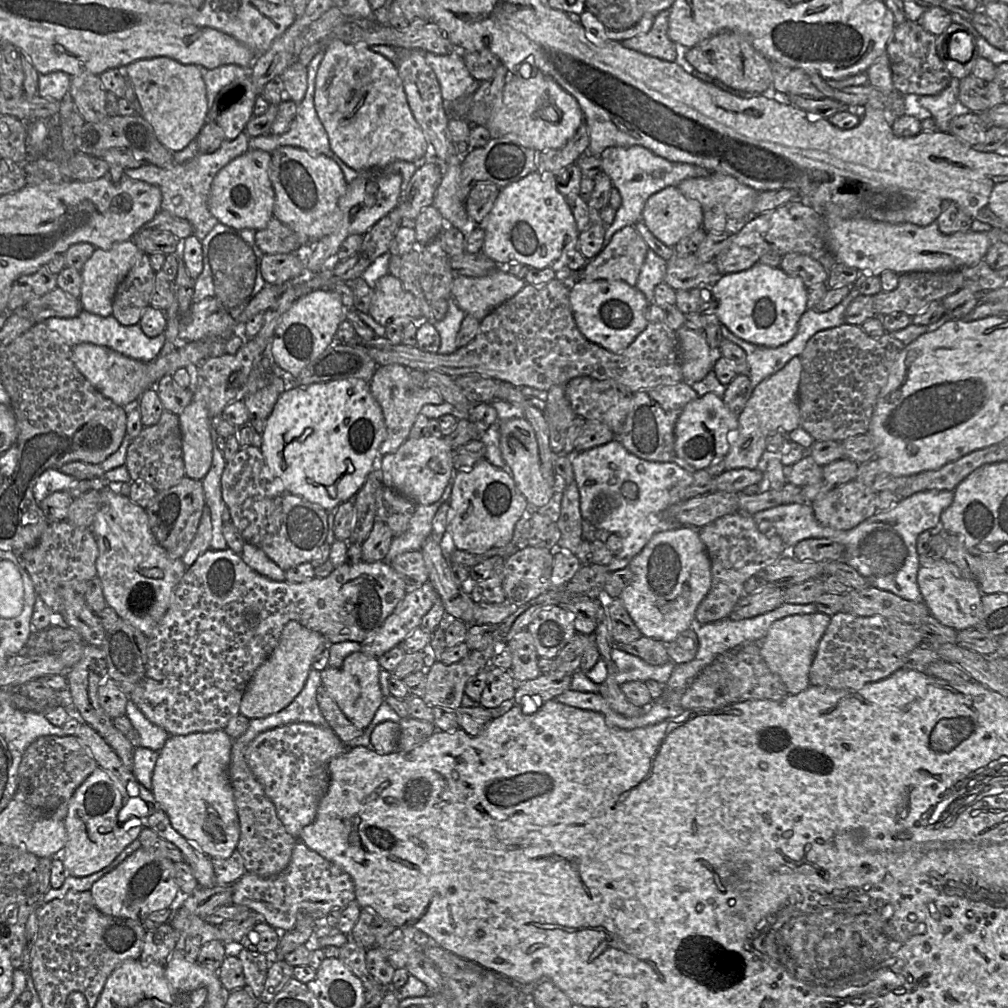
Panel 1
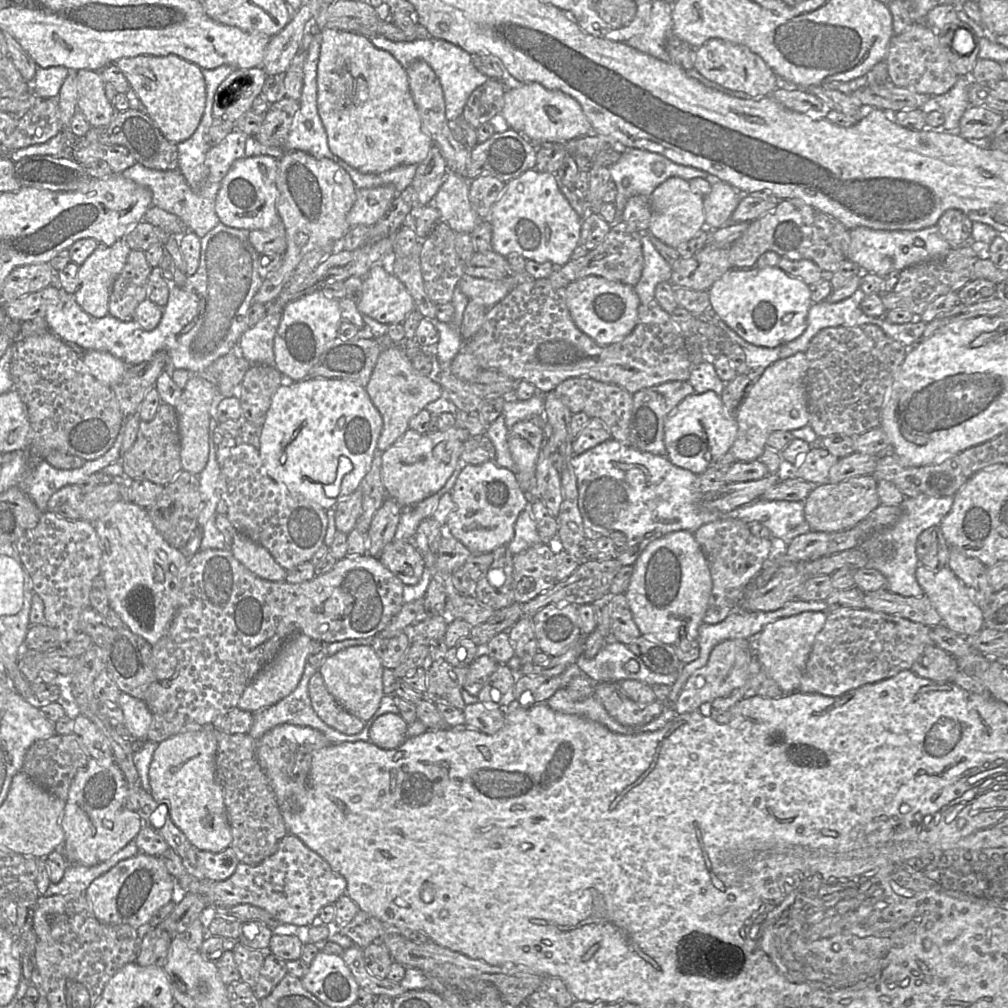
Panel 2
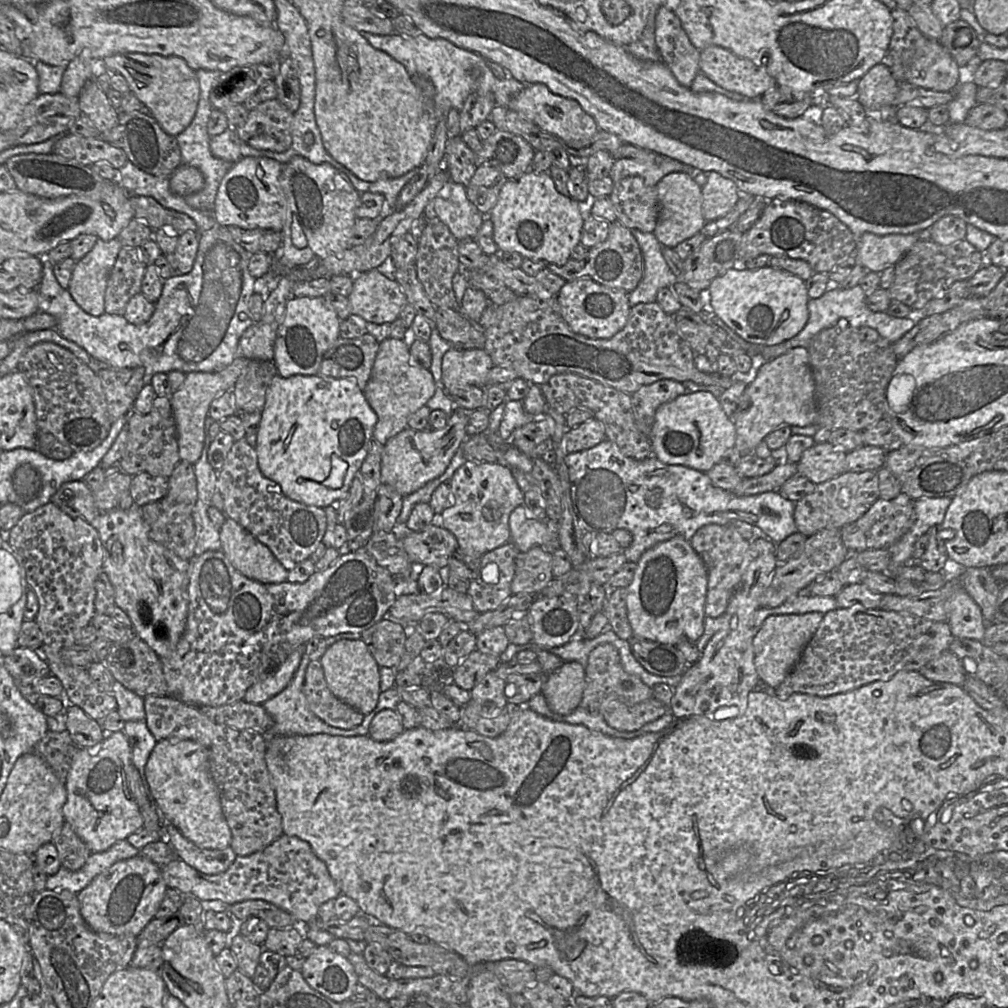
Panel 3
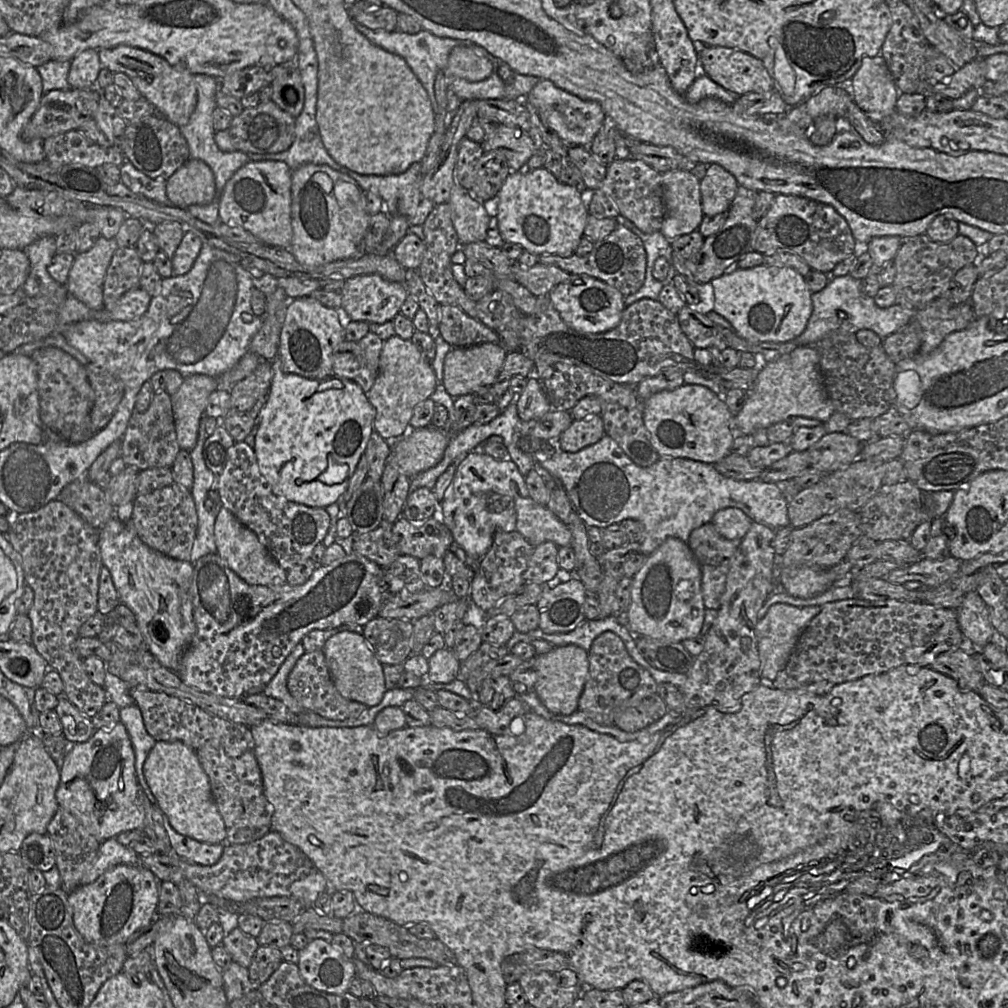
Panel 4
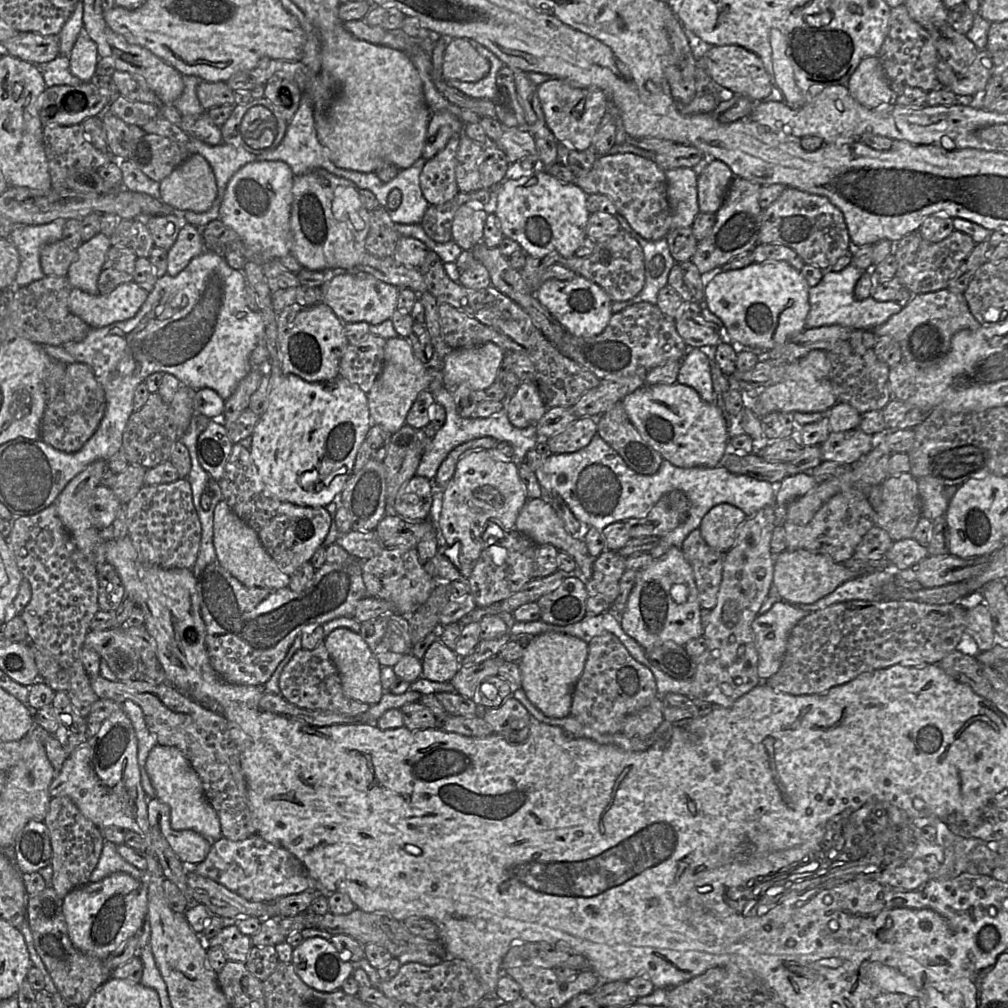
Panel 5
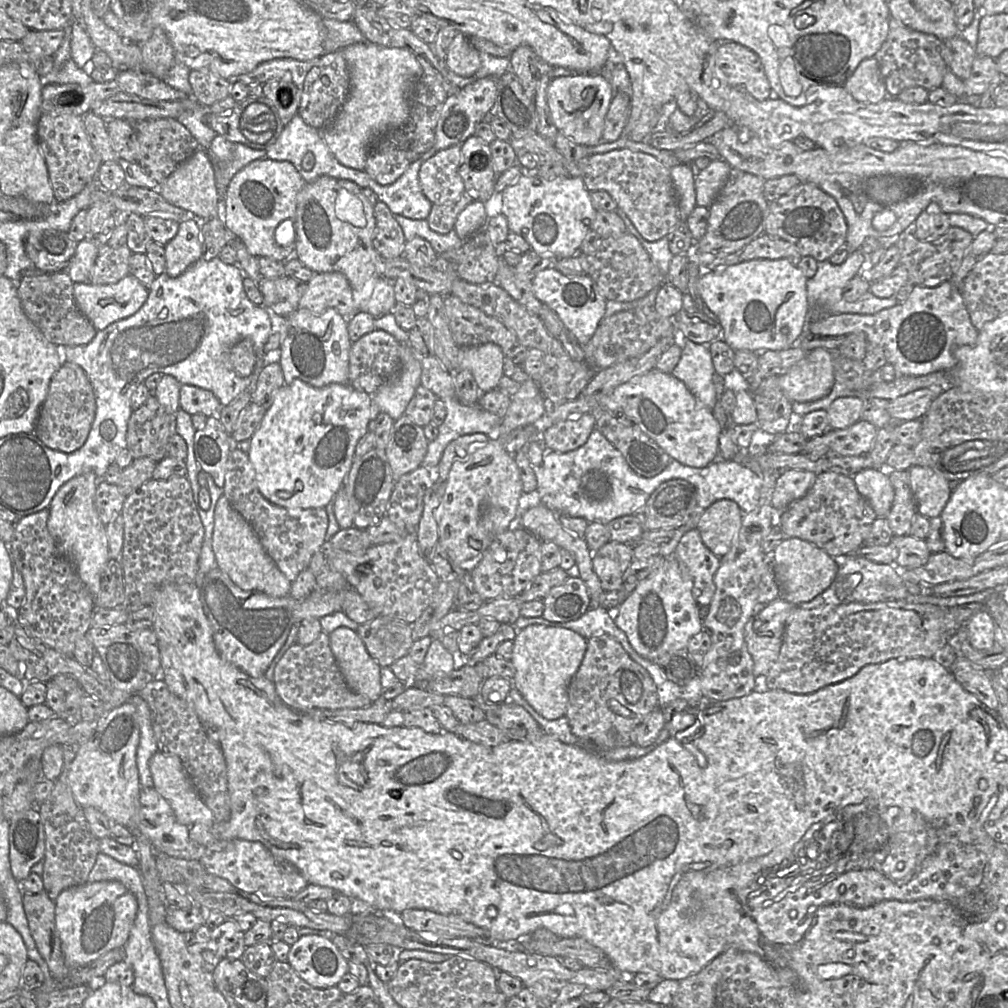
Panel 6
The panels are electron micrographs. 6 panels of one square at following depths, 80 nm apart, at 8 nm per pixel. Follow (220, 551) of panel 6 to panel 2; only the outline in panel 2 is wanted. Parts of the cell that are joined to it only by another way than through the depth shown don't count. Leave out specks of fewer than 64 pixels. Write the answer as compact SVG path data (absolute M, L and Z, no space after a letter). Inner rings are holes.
M237 532L229 548L233 556L249 571L268 581L285 581L287 571L260 544Z

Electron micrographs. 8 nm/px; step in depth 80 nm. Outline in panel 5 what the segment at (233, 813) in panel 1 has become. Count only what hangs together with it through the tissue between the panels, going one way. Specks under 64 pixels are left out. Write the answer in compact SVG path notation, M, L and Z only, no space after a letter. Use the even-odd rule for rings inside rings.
M157 744L149 753L145 768L156 797L170 807L174 830L193 830L210 841L222 837L219 817L205 796L202 781L179 749Z

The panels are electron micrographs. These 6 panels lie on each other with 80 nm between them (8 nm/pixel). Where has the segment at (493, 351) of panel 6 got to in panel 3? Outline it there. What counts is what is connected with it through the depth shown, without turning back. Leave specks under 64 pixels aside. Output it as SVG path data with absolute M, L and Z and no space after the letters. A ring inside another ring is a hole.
M453 347L442 360L442 385L447 395L454 395L465 386L484 386L488 372L494 366L484 349L462 349Z

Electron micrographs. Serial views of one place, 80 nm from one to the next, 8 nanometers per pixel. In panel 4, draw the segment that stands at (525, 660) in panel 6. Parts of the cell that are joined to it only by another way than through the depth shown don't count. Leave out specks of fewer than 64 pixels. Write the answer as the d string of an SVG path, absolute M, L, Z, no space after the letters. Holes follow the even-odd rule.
M576 645L553 647L546 654L533 658L533 669L537 672L534 692L542 704L552 713L570 715L578 708L578 701L588 677L588 652Z

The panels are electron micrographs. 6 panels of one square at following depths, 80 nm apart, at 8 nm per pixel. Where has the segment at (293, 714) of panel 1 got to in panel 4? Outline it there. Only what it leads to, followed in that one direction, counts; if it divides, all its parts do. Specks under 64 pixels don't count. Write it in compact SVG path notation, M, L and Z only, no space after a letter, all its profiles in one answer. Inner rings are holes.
M299 642L281 664L272 680L262 690L267 696L283 702L286 707L295 714L300 714L304 712L305 709L290 694L287 688L287 679L296 662L304 653L306 653L304 647L302 643Z

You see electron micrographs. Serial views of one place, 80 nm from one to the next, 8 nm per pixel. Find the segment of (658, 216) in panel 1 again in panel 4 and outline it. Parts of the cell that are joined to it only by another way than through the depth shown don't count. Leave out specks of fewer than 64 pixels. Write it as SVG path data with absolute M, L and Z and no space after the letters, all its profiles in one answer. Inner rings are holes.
M690 170L662 173L666 214L660 232L670 241L697 231L704 213L701 205L700 180Z

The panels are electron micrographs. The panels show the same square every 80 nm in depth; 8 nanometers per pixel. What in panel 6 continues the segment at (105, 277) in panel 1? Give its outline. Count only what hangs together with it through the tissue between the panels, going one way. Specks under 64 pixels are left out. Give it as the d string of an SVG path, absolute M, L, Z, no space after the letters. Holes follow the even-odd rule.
M85 238L77 244L75 253L68 263L66 271L74 283L90 282L91 269L98 255L102 238Z

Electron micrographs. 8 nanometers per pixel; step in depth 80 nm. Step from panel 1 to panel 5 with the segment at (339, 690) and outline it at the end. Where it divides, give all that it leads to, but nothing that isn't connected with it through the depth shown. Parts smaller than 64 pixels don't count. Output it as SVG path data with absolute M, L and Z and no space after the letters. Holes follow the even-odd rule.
M337 628L325 638L324 644L339 672L345 695L370 705L377 704L384 694L380 674L381 665L360 634L347 628Z

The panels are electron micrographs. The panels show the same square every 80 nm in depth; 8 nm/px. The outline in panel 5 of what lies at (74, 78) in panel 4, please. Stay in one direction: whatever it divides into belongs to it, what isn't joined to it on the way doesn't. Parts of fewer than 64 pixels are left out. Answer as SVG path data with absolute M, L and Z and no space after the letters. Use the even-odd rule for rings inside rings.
M81 32L71 50L69 61L71 73L83 83L90 82L96 74L99 55L96 44L86 32Z

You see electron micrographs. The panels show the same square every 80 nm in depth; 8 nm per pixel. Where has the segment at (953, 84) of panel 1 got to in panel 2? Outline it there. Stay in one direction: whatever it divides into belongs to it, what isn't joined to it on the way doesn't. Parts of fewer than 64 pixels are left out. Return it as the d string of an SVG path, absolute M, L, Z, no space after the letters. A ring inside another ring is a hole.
M959 77L948 92L930 98L932 104L935 104L935 110L943 113L945 117L943 128L940 131L959 134L960 119L970 106L968 88L971 81L971 77Z

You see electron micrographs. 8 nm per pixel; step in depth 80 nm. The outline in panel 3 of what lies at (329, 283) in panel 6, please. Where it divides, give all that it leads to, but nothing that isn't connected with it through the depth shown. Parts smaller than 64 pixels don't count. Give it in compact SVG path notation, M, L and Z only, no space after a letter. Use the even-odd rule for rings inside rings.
M377 268L353 277L353 290L347 297L353 316L375 324L392 323L407 305L398 282Z

